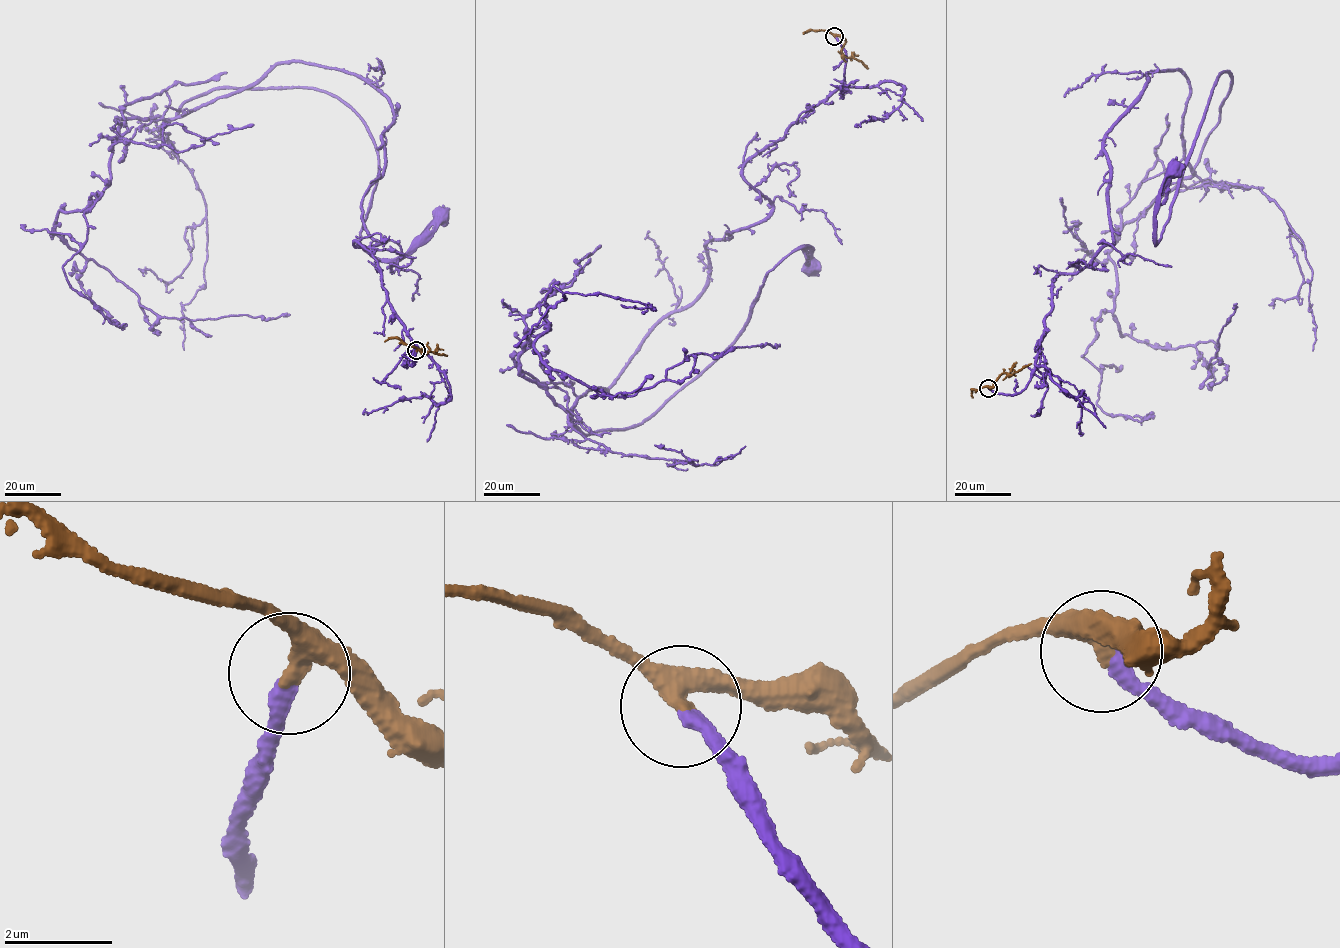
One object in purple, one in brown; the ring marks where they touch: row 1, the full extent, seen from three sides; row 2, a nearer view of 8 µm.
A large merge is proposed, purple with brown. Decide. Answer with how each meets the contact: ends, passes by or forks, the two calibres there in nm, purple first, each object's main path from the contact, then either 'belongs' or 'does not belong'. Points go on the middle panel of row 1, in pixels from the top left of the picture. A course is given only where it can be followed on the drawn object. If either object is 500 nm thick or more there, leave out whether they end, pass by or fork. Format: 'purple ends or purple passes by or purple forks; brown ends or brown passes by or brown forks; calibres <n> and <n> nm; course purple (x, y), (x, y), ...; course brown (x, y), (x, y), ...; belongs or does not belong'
purple ends; brown passes by; calibres 300 and 320 nm; course purple (834, 36), (842, 85), (743, 169), (772, 212), (569, 419), (634, 427), (813, 266); course brown (834, 36), (845, 40), (843, 55), (863, 62), (868, 68); belongs

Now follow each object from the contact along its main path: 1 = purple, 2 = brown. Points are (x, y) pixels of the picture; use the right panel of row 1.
1: (988, 388), (1113, 243), (1146, 77), (1187, 78), (1193, 169), (1227, 71), (1155, 244), (1173, 170)
2: (988, 388), (1003, 373), (1011, 375), (1031, 363)

